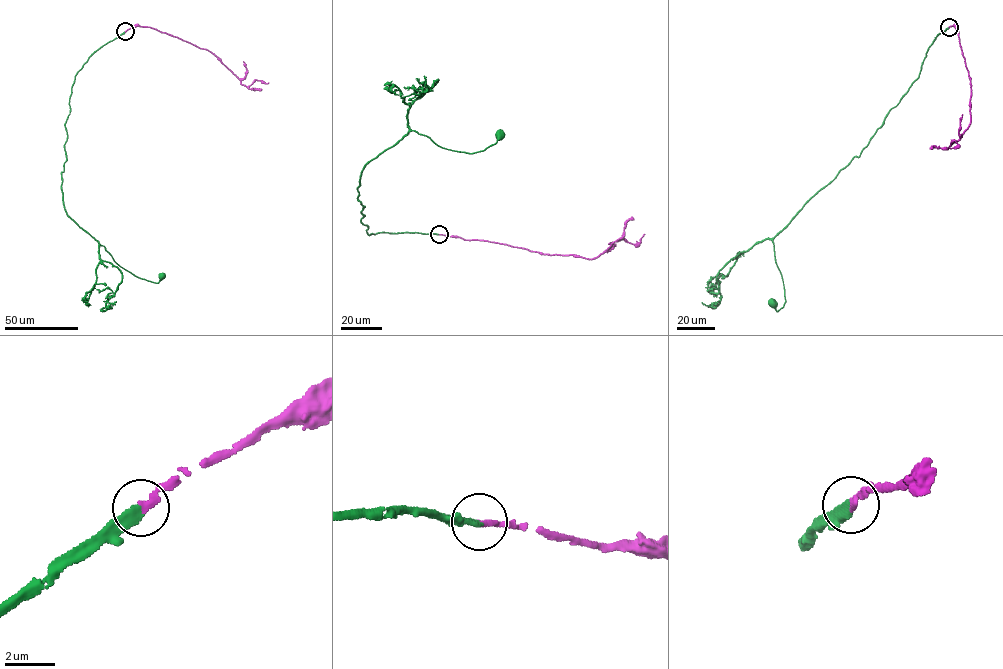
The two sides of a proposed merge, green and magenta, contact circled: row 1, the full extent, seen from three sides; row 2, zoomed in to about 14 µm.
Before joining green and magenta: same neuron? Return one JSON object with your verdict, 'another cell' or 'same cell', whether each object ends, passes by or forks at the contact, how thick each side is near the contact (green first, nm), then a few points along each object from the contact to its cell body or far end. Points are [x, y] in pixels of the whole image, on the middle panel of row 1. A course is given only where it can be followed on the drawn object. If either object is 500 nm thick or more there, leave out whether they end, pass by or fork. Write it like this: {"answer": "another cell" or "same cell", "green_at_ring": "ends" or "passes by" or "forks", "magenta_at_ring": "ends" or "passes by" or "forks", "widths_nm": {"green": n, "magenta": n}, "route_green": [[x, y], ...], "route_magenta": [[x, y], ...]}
{"answer": "same cell", "green_at_ring": "ends", "magenta_at_ring": "ends", "widths_nm": {"green": 300, "magenta": 240}, "route_green": [[439, 234], [369, 235], [357, 198], [363, 166], [411, 130], [443, 148], [471, 153], [495, 144], [499, 132]], "route_magenta": [[439, 234], [592, 259], [615, 241], [623, 239], [635, 245], [644, 234]]}

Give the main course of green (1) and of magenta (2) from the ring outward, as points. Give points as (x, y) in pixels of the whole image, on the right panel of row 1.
1: (949, 27), (936, 37), (918, 78), (860, 155), (811, 197), (772, 240), (785, 300), (778, 311), (771, 302)
2: (949, 27), (953, 25), (959, 34), (971, 96), (971, 122), (957, 140), (951, 142), (958, 145), (949, 147)

